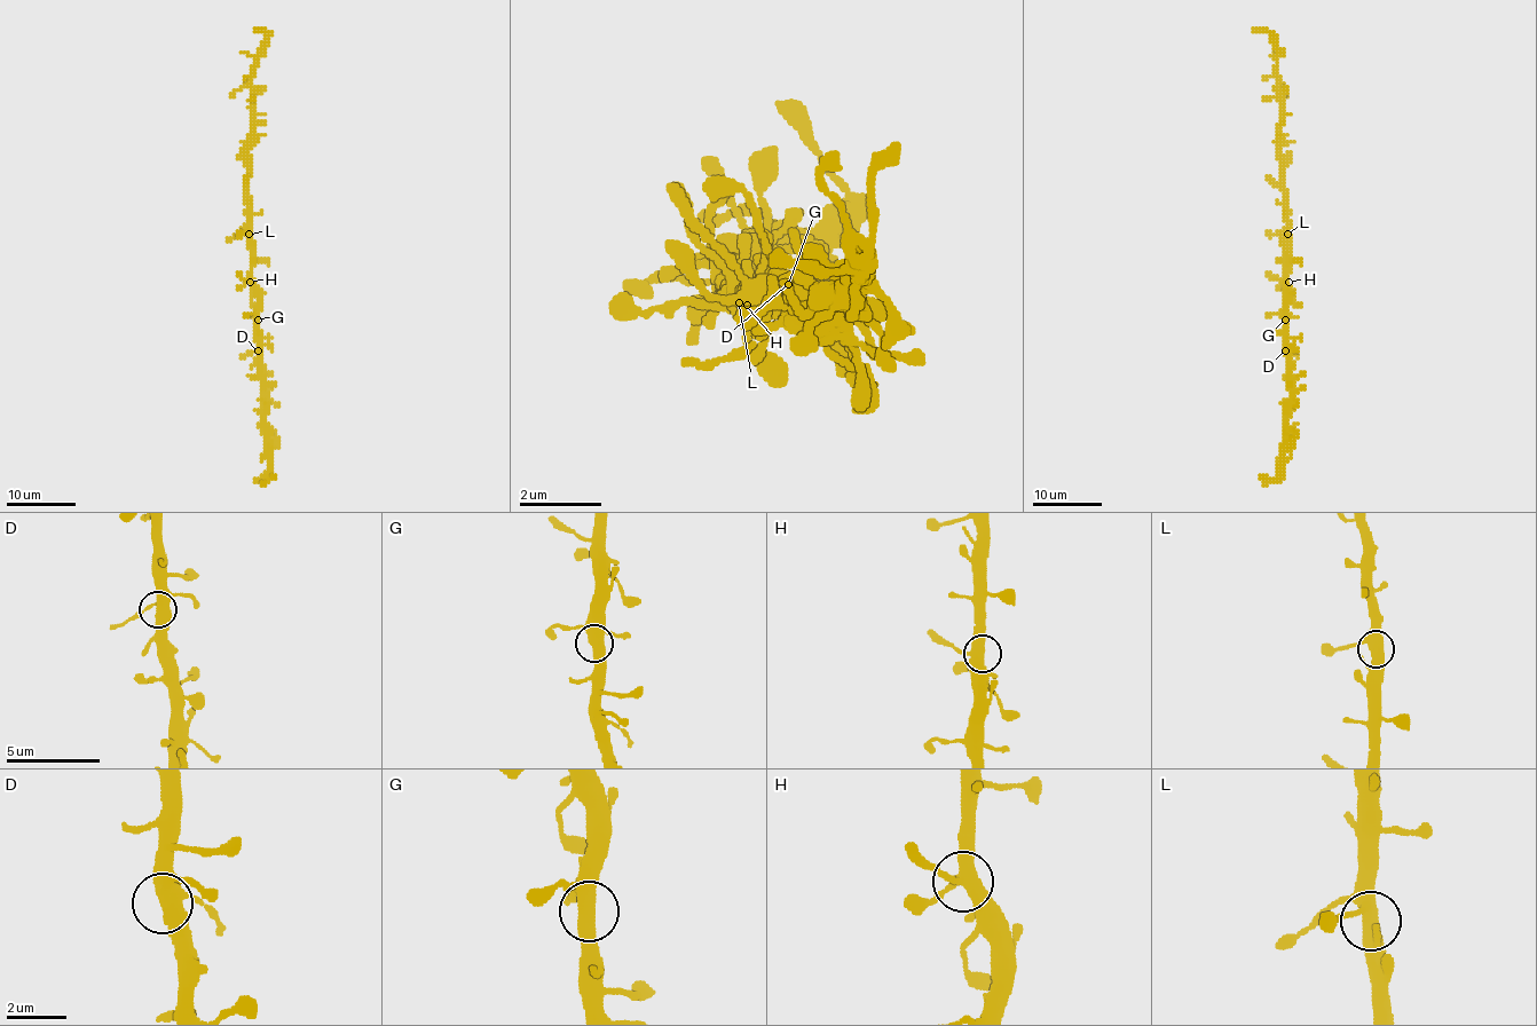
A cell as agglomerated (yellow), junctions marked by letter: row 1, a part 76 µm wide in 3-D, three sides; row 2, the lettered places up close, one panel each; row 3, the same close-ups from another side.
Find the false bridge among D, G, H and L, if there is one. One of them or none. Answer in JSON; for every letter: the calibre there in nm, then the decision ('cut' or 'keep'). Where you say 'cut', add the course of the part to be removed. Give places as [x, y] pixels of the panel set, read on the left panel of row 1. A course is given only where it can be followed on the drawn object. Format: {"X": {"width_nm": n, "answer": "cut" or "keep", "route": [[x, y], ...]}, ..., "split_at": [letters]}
{"D": {"width_nm": 460, "answer": "keep"}, "G": {"width_nm": 440, "answer": "keep"}, "H": {"width_nm": 400, "answer": "keep"}, "L": {"width_nm": 440, "answer": "keep"}, "split_at": []}

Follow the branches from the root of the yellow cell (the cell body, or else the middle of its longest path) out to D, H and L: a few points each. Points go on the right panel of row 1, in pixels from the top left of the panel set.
D: (1286, 252), (1285, 350)
H: (1286, 252), (1289, 282)
L: (1286, 252), (1289, 234)

